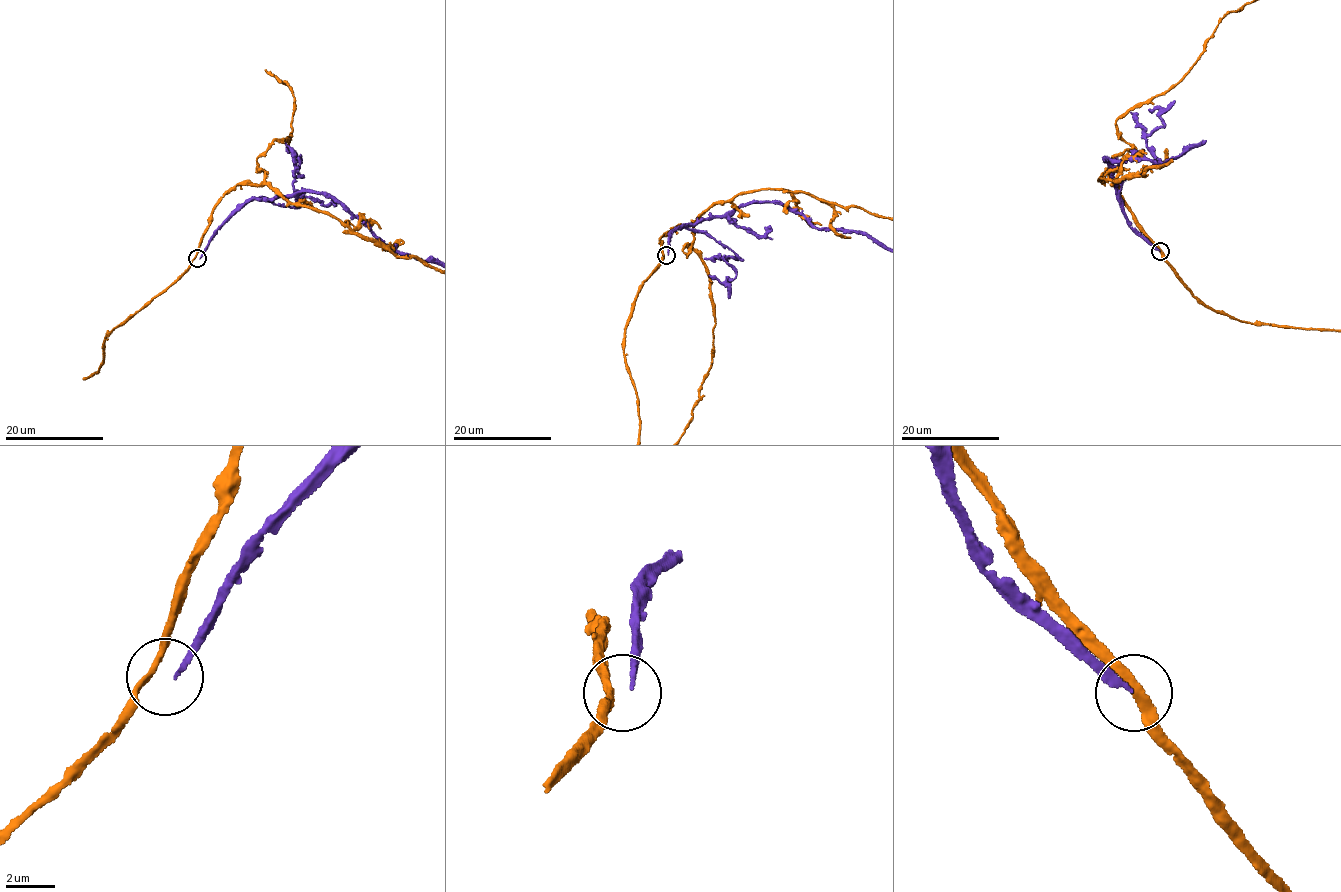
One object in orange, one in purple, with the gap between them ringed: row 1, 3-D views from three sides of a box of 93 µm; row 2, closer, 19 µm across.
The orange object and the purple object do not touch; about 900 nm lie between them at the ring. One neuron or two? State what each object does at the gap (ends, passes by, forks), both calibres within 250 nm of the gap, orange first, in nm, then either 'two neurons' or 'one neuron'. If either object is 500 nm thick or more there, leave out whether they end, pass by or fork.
orange passes by; purple ends; calibres 280 and 180 nm; two neurons

